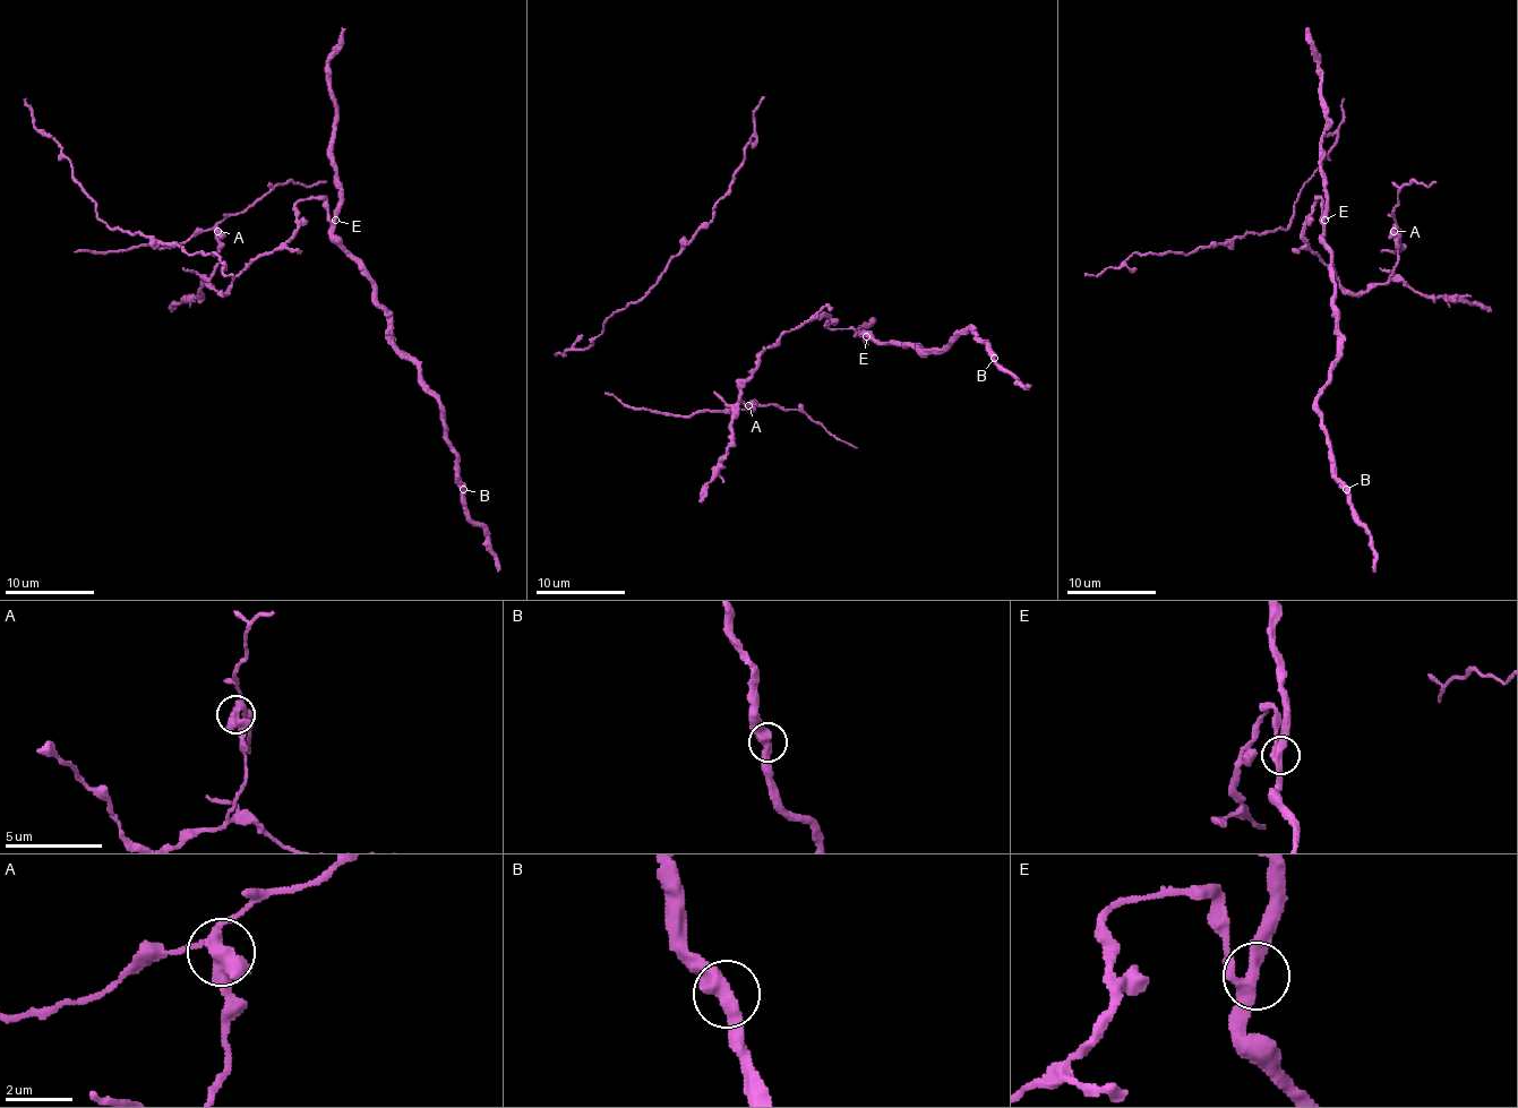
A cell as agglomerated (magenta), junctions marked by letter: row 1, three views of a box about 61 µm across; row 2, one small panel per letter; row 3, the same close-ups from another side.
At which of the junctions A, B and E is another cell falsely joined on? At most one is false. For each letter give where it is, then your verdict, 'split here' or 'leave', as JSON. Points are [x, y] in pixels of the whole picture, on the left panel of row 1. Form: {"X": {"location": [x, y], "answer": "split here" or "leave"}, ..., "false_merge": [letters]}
{"A": {"location": [217, 231], "answer": "split here"}, "B": {"location": [463, 489], "answer": "leave"}, "E": {"location": [335, 220], "answer": "leave"}, "false_merge": ["A"]}

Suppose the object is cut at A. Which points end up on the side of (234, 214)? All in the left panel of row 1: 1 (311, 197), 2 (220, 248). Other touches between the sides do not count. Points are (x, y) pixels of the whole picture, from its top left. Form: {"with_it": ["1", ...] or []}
{"with_it": []}

